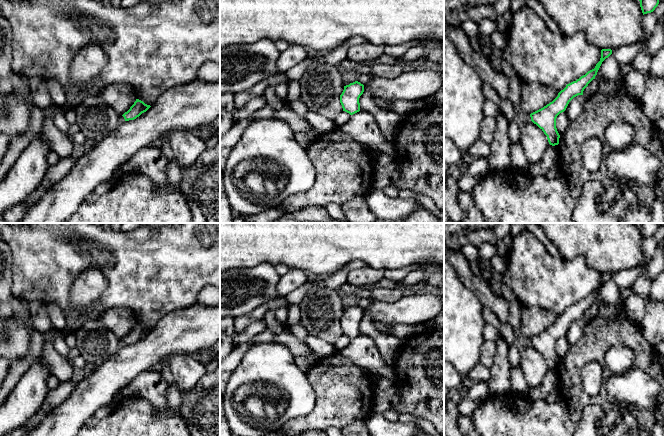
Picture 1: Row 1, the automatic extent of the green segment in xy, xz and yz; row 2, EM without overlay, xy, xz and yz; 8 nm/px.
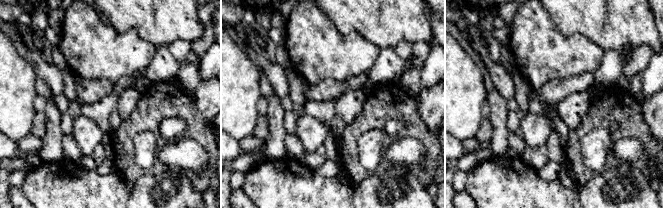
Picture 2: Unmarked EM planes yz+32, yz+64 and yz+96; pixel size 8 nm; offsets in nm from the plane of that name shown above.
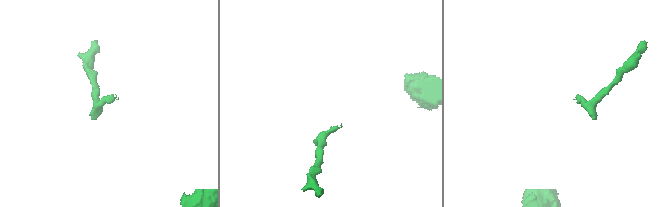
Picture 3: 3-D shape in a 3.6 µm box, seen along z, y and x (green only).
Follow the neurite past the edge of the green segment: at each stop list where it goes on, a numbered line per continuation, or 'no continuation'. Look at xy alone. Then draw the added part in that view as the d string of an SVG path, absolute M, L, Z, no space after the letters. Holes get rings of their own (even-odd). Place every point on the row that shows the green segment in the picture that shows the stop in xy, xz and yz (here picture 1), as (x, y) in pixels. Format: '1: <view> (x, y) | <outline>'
no continuation

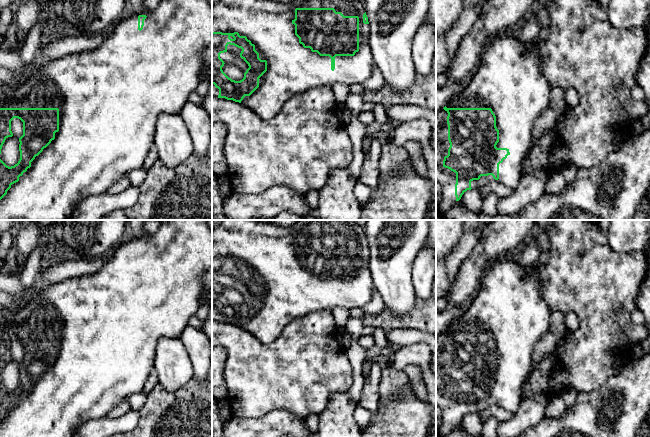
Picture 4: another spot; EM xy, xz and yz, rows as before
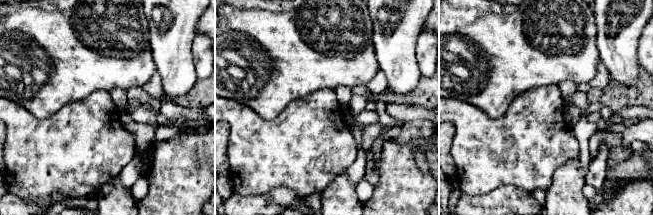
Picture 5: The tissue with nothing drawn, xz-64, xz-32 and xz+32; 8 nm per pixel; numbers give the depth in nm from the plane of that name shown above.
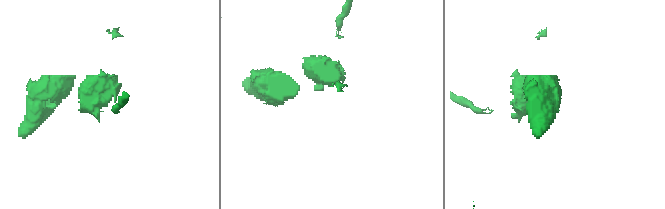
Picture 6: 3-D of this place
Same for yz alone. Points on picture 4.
1: yz (511, 84) | M515 32L510 33L503 33L498 36L496 36L485 48L481 55L481 60L478 65L478 70L473 76L471 82L469 85L463 90L460 91L458 94L454 95L449 102L446 104L447 108L491 108L493 113L496 116L496 127L499 130L499 142L497 143L497 148L507 148L510 152L510 154L507 156L506 159L503 160L502 163L499 164L499 179L495 180L492 175L488 176L481 176L479 180L473 180L471 181L471 188L472 189L480 189L484 186L486 186L488 183L493 181L498 181L501 184L505 185L506 187L515 190L520 182L520 179L522 177L522 162L523 159L526 157L527 153L531 149L531 141L532 141L532 131L534 128L534 122L536 118L548 107L548 104L550 102L550 90L551 86L548 83L547 79L545 78L544 74L540 70L539 67L539 41L531 42L532 50L528 55L523 54L523 48L526 46L526 42L521 42L517 39Z

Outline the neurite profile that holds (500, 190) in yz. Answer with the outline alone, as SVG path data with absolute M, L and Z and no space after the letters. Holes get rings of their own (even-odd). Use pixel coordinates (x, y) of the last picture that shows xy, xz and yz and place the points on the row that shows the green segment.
M498 181L488 183L486 186L479 189L482 199L488 194L495 193L499 198L510 196L515 190L506 187Z

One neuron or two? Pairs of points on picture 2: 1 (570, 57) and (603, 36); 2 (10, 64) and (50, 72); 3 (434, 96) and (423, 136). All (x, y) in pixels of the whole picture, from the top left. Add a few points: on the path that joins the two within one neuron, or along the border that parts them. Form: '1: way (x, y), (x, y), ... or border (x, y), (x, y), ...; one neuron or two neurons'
1: border (570, 36), (575, 33), (581, 33), (603, 51); two neurons
2: border (30, 64), (37, 75); two neurons
3: border (418, 102), (422, 120), (434, 136); two neurons

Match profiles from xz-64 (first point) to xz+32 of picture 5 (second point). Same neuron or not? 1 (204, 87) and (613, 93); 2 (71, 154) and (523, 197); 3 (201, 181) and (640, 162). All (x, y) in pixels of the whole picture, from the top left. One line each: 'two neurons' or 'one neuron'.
1: one neuron
2: two neurons
3: two neurons

